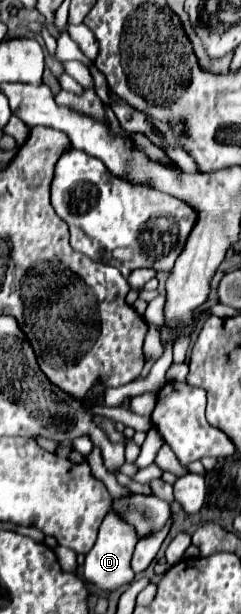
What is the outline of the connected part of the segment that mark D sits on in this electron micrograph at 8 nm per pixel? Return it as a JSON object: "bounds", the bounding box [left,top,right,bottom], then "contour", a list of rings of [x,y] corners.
{"bounds":[84,513,138,591],"contour":[[[108,513],[100,525],[96,545],[86,555],[84,579],[102,591],[114,591],[122,585],[132,583],[134,571],[130,569],[130,559],[132,559],[136,543],[138,543],[138,537],[134,535],[134,531],[130,531],[130,527],[126,527],[126,523],[122,523],[120,519],[114,519],[114,515]]]}

